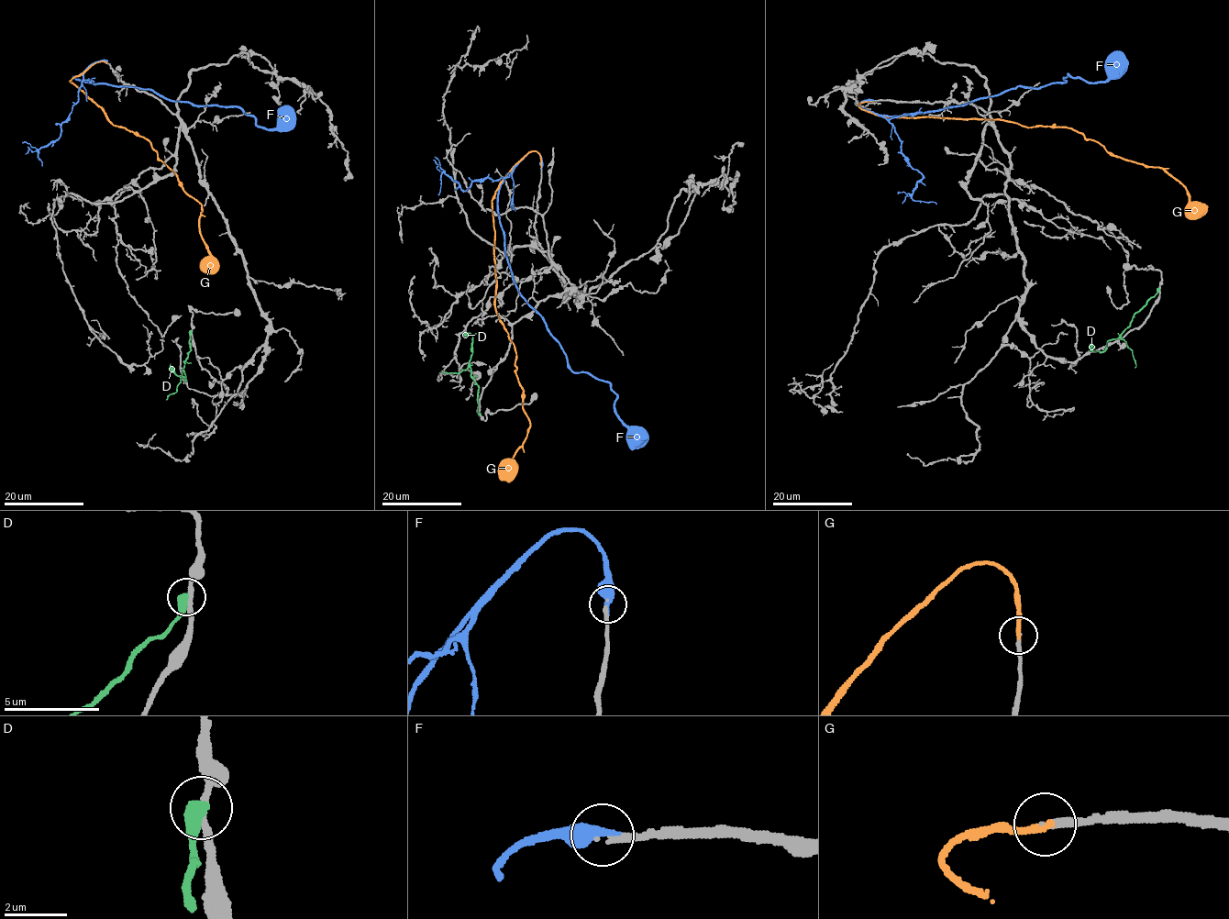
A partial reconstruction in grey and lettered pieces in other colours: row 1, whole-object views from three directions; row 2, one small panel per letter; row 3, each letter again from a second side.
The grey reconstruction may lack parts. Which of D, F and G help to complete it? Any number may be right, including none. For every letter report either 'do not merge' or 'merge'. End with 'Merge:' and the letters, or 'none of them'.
D: do not merge
F: do not merge
G: merge
Merge: G

